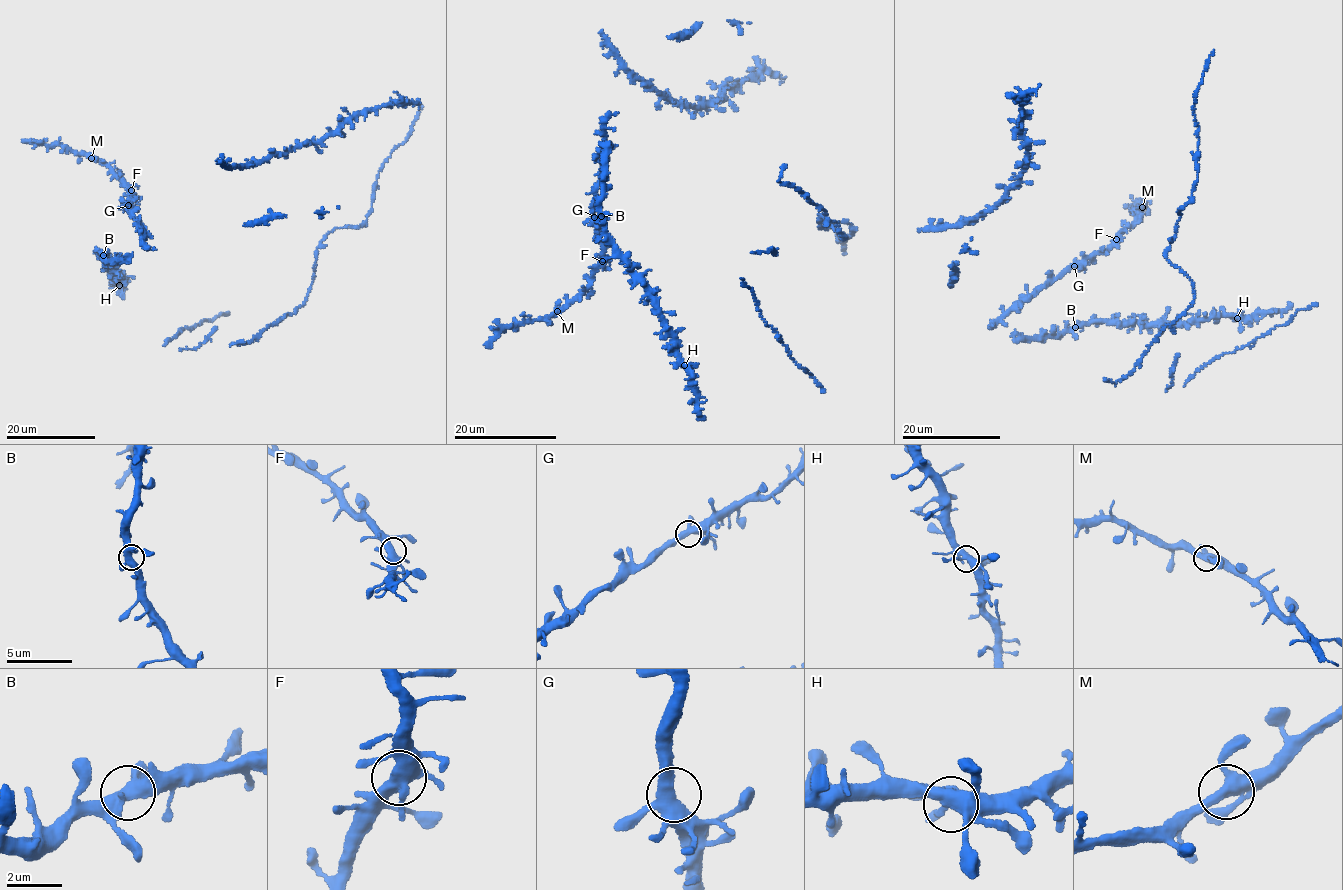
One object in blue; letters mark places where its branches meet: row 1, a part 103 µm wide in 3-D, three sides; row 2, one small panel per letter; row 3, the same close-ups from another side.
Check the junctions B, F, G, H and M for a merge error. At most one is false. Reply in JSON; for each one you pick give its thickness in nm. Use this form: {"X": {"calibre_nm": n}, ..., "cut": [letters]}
{"cut": []}

